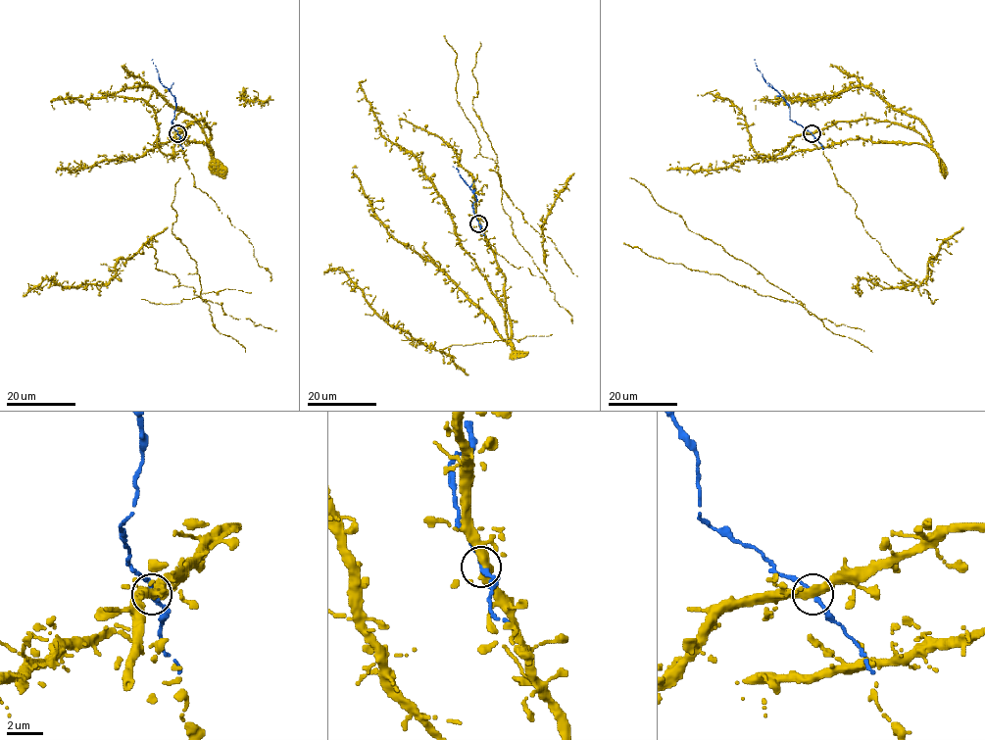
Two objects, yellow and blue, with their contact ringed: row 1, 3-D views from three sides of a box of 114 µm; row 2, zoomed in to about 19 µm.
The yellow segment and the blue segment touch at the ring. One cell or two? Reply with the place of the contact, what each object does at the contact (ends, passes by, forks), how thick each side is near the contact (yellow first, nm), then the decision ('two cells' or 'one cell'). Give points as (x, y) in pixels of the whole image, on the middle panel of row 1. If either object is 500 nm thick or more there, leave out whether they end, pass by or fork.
(478, 223) | yellow forks | blue passes by | 360/220 nm | one cell

